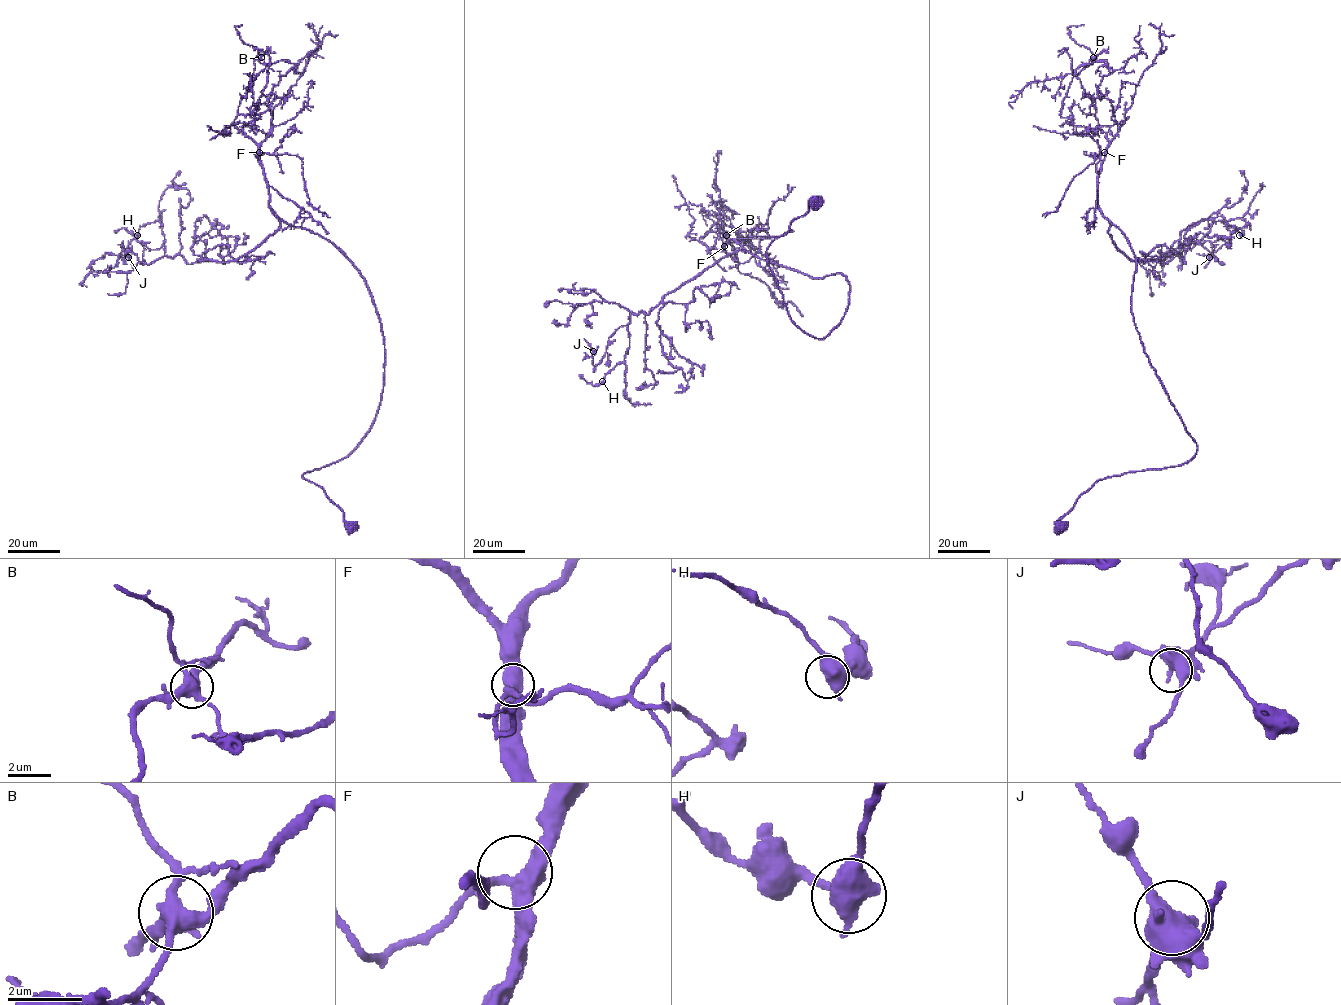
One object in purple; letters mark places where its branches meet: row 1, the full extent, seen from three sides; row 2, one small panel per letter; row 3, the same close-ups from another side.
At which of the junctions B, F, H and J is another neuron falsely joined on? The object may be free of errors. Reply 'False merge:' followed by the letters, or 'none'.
False merge: B

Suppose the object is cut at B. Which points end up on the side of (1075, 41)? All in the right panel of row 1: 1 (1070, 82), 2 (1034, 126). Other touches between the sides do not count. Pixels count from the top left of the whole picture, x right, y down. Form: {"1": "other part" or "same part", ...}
{"1": "other part", "2": "other part"}

